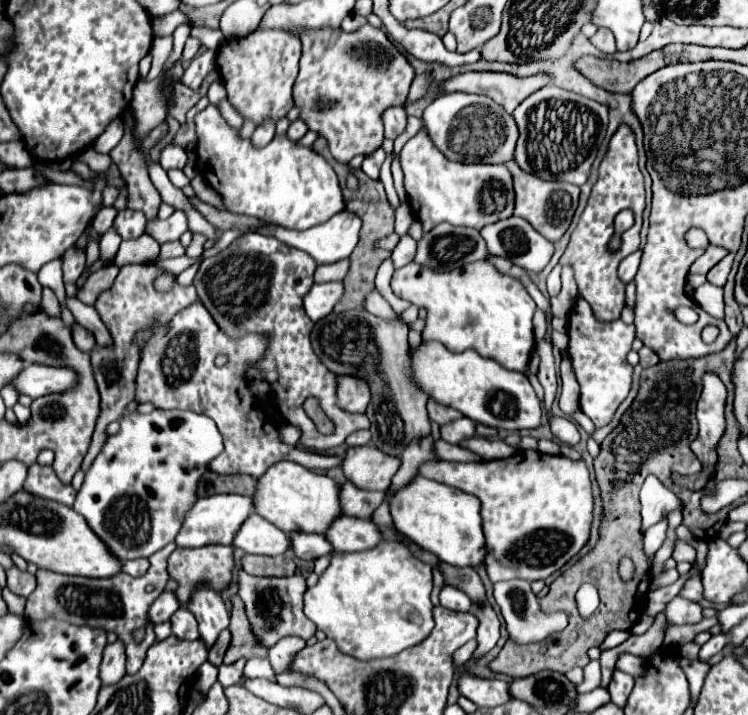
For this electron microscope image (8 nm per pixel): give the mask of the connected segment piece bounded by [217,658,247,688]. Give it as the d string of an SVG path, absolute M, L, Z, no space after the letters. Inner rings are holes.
M241 658L239 662L233 662L233 664L221 664L218 667L218 682L221 682L225 688L237 684L241 680L241 670L243 670L245 662L247 662L247 658Z

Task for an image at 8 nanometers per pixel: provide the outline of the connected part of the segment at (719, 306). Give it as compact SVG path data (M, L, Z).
M705 282L703 286L699 286L695 290L695 302L711 316L715 318L723 318L723 308L725 308L725 302L723 302L723 288L721 286L715 286L715 284L709 284Z

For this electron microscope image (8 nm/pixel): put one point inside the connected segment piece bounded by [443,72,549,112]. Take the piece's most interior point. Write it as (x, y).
(504, 89)

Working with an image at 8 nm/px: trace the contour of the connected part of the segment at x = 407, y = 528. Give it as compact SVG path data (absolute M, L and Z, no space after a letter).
M417 476L409 486L395 494L389 506L395 526L423 550L437 554L445 564L453 564L457 568L477 568L483 564L487 548L481 520L481 502L475 500L473 494L465 494L457 488L449 488L447 484Z

